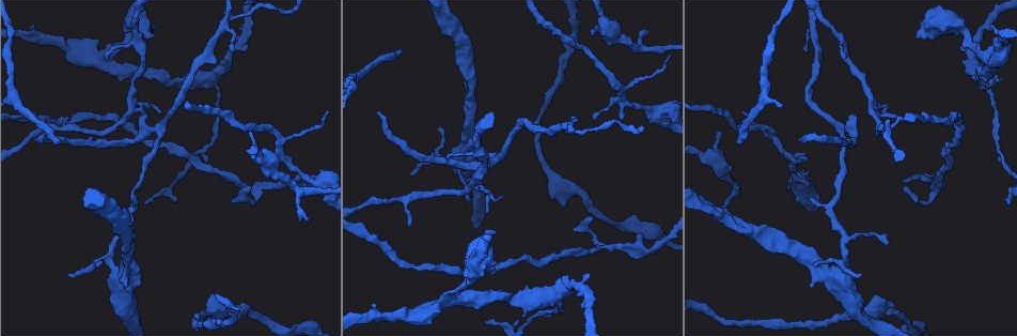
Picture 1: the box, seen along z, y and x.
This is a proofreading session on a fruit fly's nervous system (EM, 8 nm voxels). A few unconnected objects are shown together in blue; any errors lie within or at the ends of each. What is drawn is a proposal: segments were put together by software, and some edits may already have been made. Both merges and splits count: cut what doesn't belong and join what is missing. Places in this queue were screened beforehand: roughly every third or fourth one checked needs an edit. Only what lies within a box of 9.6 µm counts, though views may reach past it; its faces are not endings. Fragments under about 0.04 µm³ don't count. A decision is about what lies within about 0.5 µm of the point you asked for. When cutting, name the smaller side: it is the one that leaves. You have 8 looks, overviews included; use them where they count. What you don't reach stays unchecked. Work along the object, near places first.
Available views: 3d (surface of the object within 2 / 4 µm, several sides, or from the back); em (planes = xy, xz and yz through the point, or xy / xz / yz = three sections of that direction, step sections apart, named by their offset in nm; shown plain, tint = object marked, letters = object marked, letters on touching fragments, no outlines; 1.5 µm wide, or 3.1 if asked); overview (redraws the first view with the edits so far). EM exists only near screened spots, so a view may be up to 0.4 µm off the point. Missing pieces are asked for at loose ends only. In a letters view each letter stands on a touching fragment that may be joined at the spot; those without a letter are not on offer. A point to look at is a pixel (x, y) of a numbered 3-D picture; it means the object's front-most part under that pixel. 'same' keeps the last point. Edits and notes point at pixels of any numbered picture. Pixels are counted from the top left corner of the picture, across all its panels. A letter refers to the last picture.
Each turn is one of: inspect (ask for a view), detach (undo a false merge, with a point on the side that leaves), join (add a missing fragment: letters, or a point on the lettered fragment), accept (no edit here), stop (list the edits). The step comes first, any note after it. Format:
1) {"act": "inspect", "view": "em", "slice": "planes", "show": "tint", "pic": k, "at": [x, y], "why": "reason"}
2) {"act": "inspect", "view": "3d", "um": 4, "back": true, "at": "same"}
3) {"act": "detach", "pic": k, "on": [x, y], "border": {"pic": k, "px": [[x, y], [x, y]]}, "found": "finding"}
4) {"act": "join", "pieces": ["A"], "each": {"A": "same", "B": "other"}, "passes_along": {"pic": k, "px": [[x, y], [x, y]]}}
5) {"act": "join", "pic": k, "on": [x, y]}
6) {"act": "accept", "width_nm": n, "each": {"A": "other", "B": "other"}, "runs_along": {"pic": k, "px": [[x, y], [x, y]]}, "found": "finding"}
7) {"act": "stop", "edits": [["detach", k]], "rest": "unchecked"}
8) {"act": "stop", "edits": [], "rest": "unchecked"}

{"act": "inspect", "view": "3d", "um": 2, "pic": 1, "at": [861, 275], "why": "thin end"}

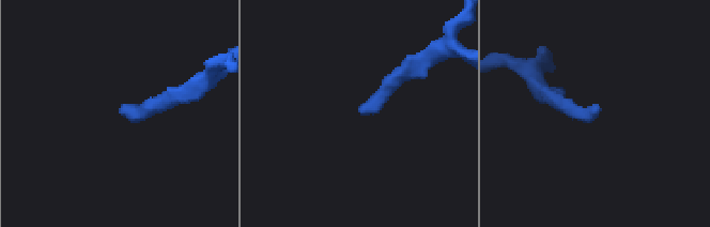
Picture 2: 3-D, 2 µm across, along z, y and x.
{"act": "inspect", "view": "em", "slice": "xz", "step": 4, "show": "tint", "pic": 2, "at": [358, 107]}

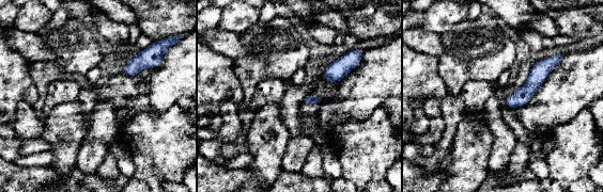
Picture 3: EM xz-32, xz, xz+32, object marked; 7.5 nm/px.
{"act": "inspect", "view": "em", "slice": "xz", "step": 4, "show": "letters", "at": "same"}

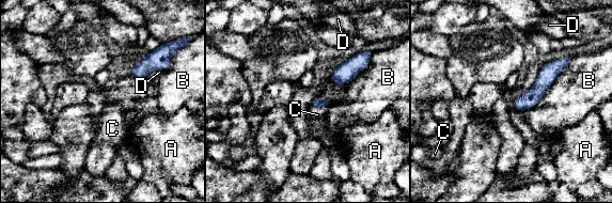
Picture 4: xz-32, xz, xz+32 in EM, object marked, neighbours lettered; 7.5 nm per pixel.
{"act": "join", "pieces": ["C"], "width_nm": 80, "each": {"A": "other", "B": "other", "C": "same", "D": "other"}, "passes_along": {"pic": 4, "px": [[317, 102], [318, 106], [317, 114]]}, "found": "it goes on there"}

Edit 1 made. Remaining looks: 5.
{"act": "inspect", "view": "3d", "um": 2, "pic": 1, "at": [801, 137], "why": "an open end"}

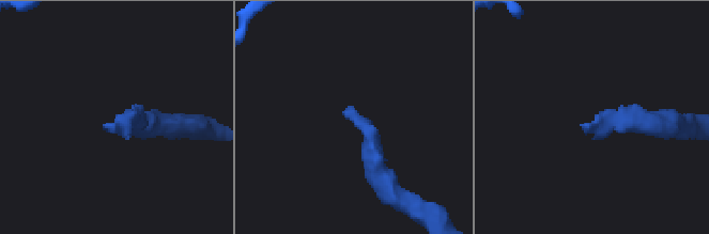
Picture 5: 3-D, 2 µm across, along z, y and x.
{"act": "inspect", "view": "em", "slice": "planes", "show": "letters", "pic": 5, "at": [584, 129], "why": "shape alone is not enough"}

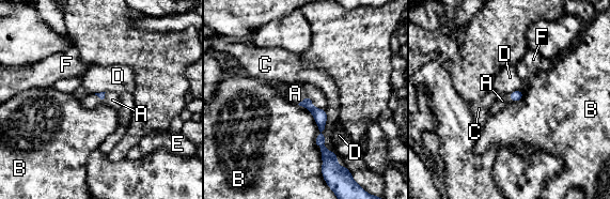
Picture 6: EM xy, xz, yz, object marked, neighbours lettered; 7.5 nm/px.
{"act": "join", "pieces": ["A"], "longest_contact_nm": ["B", 550], "each": {"A": "same", "B": "other", "C": "other", "D": "other", "E": "other", "F": "other"}, "found": "the cell continues"}

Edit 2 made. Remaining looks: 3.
{"act": "inspect", "view": "overview"}

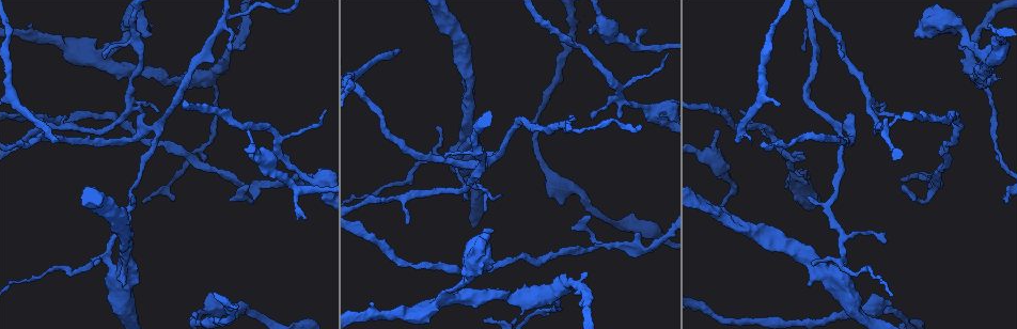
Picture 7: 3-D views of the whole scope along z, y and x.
{"act": "inspect", "view": "em", "slice": "planes", "show": "letters", "pic": 7, "at": [249, 159], "why": "tapers out"}

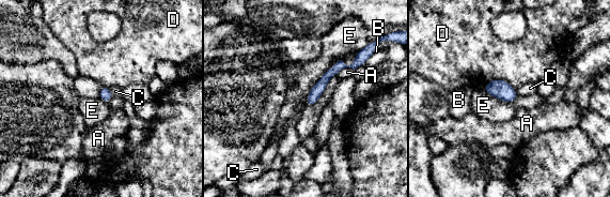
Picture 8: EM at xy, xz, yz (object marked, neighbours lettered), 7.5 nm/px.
{"act": "accept", "width_nm": 90, "longest_contact_nm": ["E", 340], "each": {"A": "other", "B": "other", "C": "other", "D": "other", "E": "other"}, "found": "none of them fits"}

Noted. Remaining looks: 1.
{"act": "stop", "edits": [["join", 4], ["join", 6]], "rest": "unchecked"}

